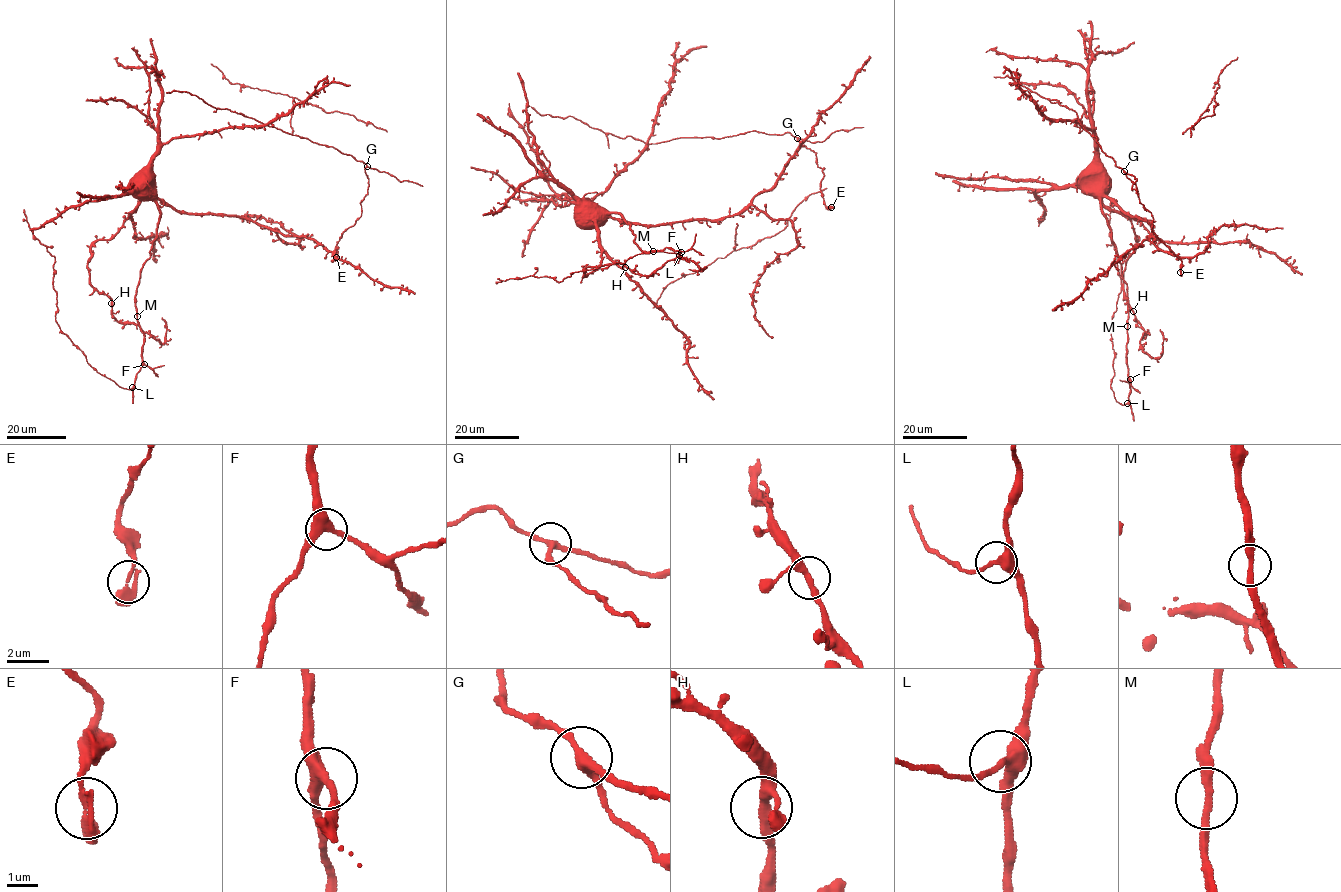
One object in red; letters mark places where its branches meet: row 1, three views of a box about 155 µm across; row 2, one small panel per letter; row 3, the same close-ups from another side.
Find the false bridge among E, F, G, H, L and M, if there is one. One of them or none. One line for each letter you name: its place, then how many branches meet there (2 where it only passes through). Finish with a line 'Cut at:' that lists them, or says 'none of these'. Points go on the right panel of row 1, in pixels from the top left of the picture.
G: Place: (1124, 171). Branches: 3
Cut at: G

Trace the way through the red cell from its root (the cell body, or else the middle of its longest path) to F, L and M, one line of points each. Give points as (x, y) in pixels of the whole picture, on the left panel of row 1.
F: (137, 182), (151, 194), (160, 214), (157, 238), (141, 269), (135, 296), (137, 321), (143, 334), (144, 364)
L: (137, 182), (151, 194), (160, 216), (157, 238), (141, 269), (135, 296), (143, 346), (142, 367), (132, 387)
M: (137, 182), (151, 194), (160, 216), (150, 258), (141, 269), (135, 296), (136, 316)

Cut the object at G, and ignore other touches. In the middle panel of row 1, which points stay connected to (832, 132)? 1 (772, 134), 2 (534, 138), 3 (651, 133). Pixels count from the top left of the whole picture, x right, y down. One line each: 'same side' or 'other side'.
1: same side
2: other side
3: other side

